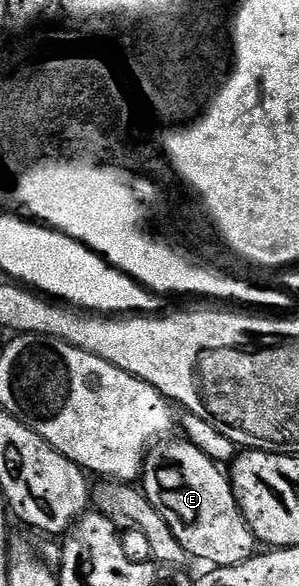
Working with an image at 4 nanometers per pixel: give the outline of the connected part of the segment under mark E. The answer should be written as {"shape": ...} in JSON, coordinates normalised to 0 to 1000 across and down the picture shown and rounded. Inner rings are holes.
{"shape":[[[569,754],[512,759],[478,780],[468,826],[498,860],[515,863],[632,951],[682,956],[716,969],[786,966],[846,951],[863,923],[786,853],[766,814],[635,754]]]}

